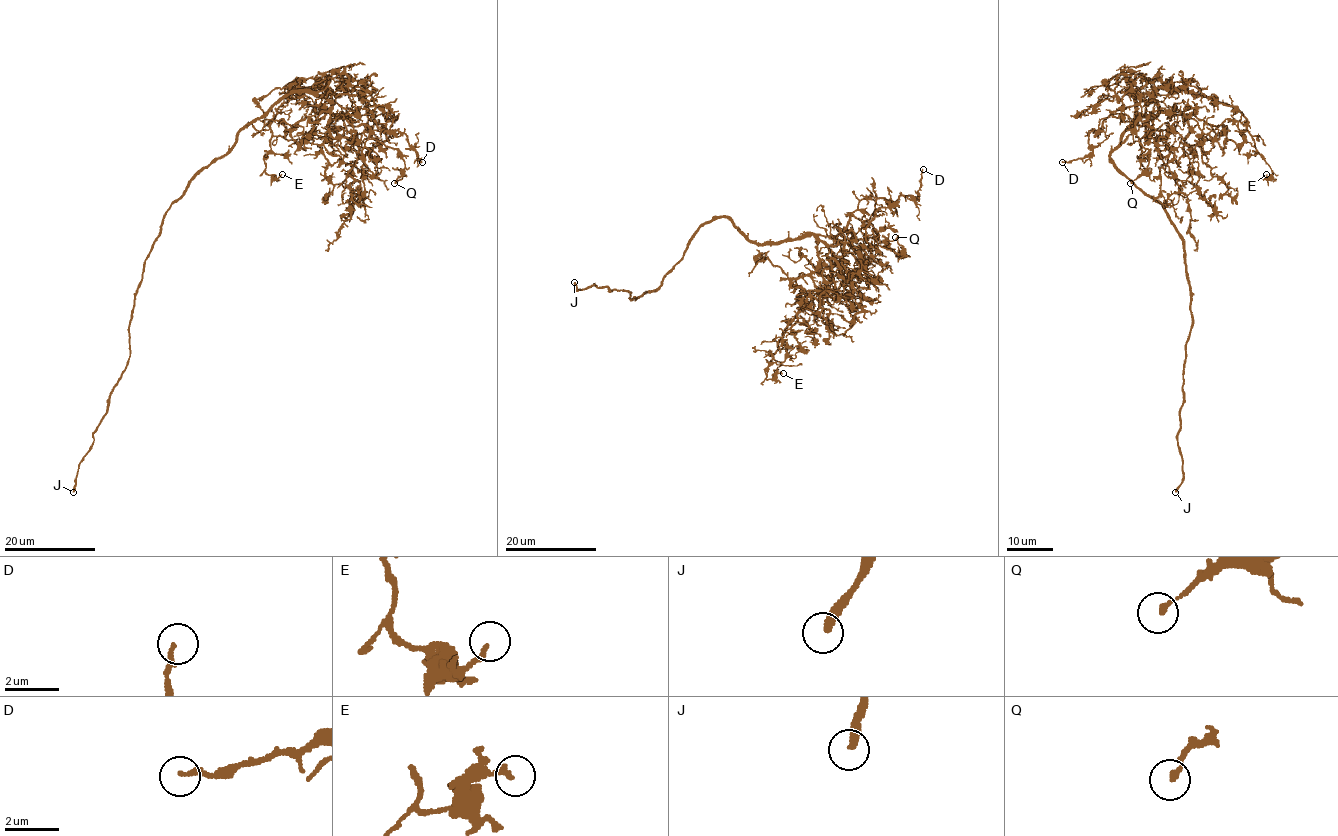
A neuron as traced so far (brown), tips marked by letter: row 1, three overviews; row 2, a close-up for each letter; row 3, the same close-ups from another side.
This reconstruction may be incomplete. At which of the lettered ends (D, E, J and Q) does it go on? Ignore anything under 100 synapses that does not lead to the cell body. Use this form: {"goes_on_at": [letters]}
{"goes_on_at": ["J"]}

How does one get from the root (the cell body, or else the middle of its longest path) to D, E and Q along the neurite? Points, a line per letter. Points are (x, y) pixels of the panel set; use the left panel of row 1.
D: (209, 167), (248, 123), (302, 91), (358, 95), (377, 127), (404, 132), (422, 162)
E: (209, 167), (318, 80), (293, 83), (304, 90), (270, 125), (266, 171), (282, 174)
Q: (209, 167), (283, 98), (313, 91), (333, 102), (331, 119), (366, 125), (398, 151), (394, 183)

